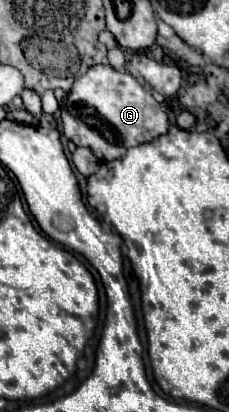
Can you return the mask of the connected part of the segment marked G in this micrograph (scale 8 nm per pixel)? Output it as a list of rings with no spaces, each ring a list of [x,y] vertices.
[[[110,64],[92,66],[82,78],[76,78],[70,94],[62,102],[62,122],[64,122],[64,136],[72,140],[76,146],[90,148],[100,162],[122,158],[128,148],[152,142],[154,138],[168,132],[168,116],[162,110],[162,106],[154,100],[152,90],[144,86],[138,78],[134,78],[130,72],[114,70]]]

